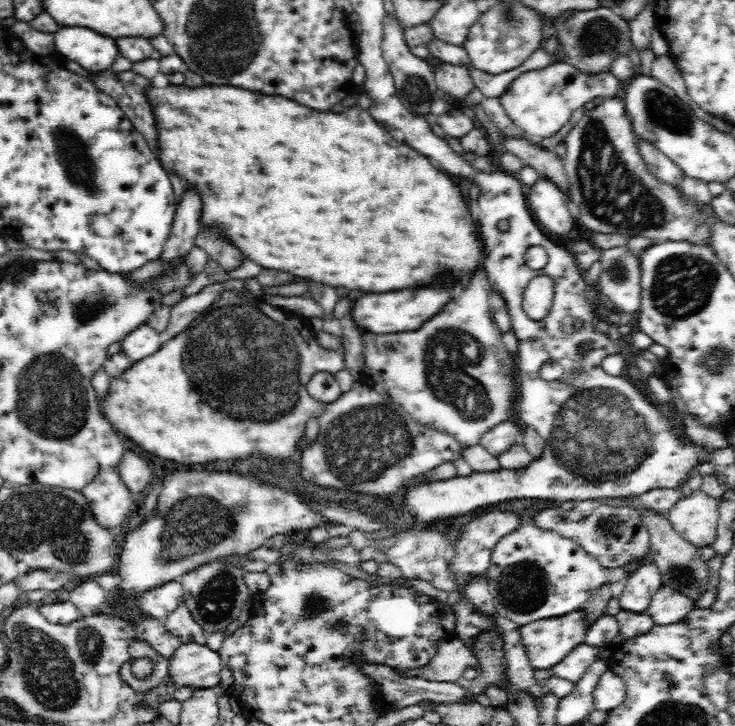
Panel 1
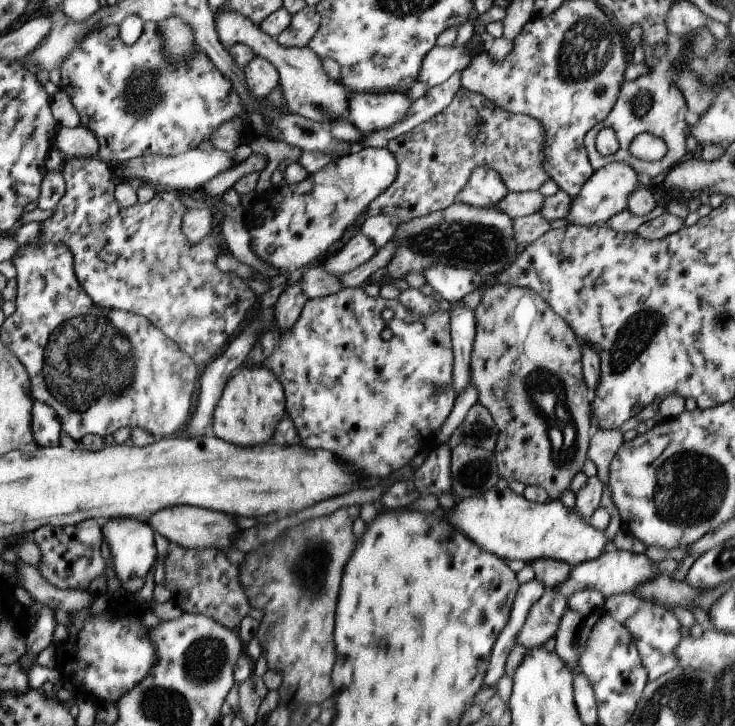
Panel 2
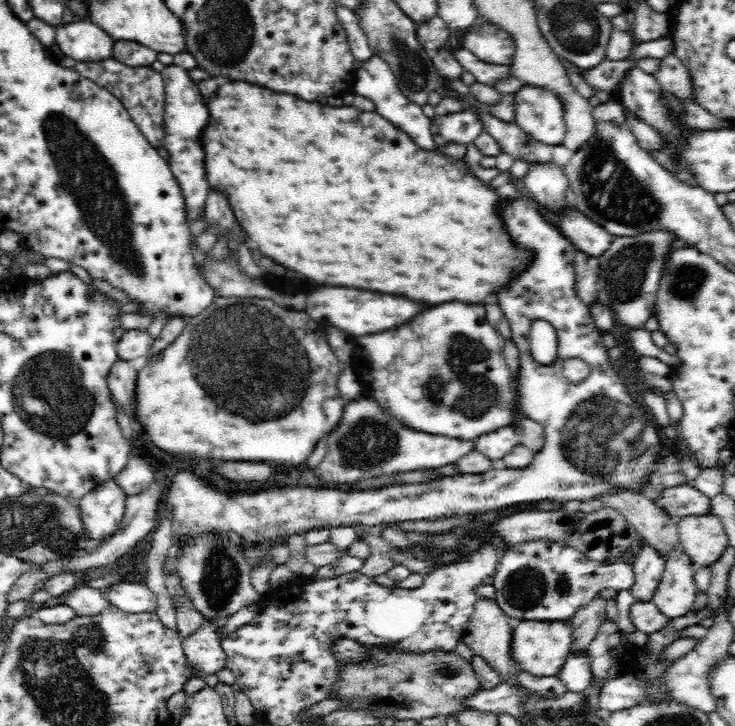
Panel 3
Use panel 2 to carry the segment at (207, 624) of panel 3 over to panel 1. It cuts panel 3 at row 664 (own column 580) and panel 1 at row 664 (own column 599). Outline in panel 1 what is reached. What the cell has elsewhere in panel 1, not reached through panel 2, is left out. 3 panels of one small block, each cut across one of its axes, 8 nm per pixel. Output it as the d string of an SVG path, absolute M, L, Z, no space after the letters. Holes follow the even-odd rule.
M192 642L182 644L168 658L168 678L176 688L214 690L222 684L220 678L222 670L224 670L224 662L220 660L220 654Z

